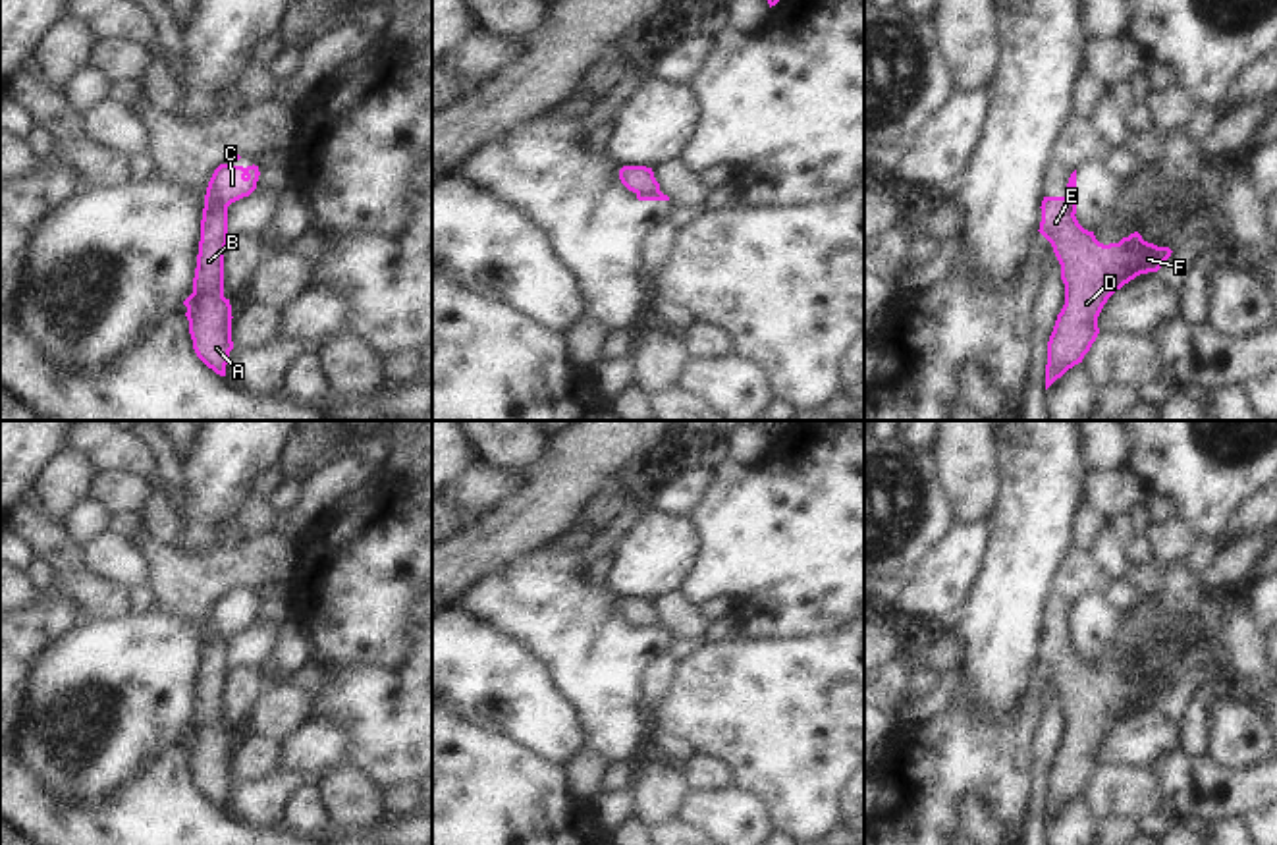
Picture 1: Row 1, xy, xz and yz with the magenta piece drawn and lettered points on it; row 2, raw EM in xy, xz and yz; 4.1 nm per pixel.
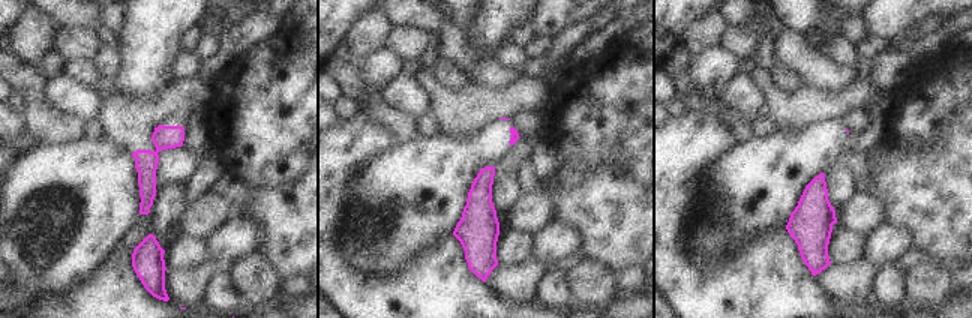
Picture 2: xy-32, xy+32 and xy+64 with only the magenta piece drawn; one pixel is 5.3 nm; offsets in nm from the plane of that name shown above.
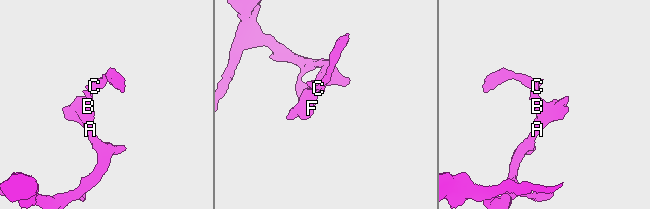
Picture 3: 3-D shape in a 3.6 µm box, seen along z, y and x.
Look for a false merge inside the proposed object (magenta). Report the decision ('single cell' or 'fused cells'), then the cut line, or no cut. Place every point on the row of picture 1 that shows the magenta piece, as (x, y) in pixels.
fused cells; cut xy (205, 201), (226, 209)

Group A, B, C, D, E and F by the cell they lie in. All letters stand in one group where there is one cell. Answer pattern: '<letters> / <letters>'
A B D E F / C

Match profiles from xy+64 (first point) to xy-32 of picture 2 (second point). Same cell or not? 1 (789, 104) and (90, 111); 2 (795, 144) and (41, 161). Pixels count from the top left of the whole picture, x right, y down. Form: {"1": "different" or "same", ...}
{"1": "different", "2": "same"}

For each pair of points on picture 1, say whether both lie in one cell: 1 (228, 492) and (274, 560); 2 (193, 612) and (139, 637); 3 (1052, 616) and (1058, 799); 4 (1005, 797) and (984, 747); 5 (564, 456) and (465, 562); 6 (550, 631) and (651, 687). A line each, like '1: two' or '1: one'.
1: two
2: two
3: one
4: one
5: one
6: two

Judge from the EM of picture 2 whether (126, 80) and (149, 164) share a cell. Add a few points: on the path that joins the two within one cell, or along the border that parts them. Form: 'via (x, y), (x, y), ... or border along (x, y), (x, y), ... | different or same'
border along (108, 83), (126, 96), (150, 96), (165, 87) | different

